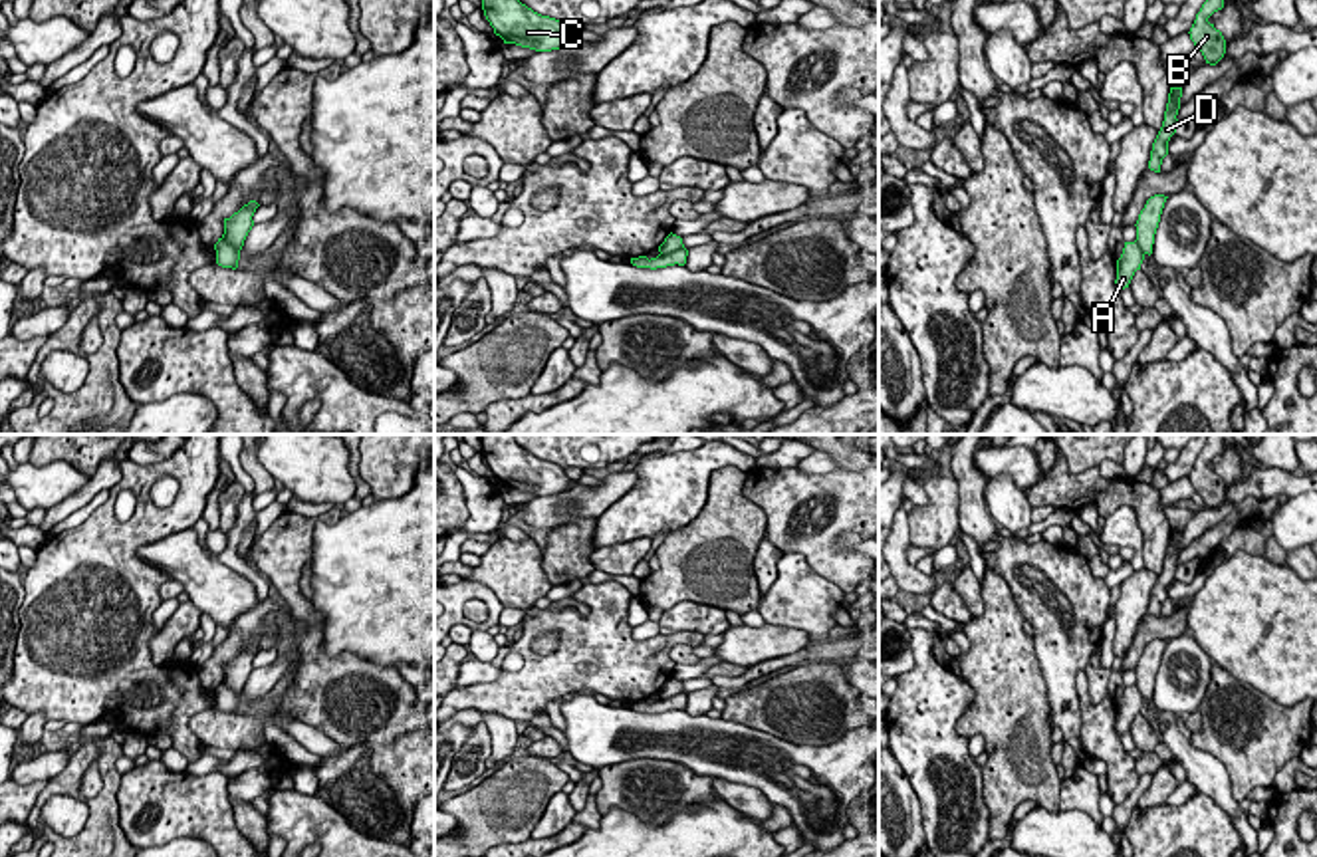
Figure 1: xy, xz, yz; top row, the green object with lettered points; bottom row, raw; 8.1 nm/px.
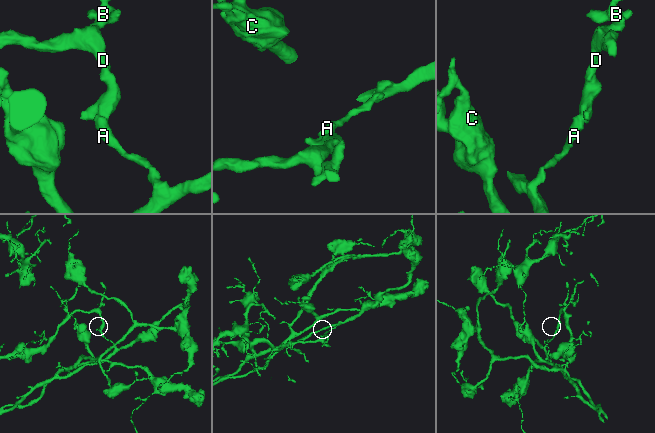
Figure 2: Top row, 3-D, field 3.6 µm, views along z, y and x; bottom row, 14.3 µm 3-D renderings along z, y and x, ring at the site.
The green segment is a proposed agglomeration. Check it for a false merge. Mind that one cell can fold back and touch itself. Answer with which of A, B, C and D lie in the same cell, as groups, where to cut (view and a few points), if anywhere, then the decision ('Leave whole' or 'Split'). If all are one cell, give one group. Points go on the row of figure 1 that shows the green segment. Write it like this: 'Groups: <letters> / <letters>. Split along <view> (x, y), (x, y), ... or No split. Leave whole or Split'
Groups: A C / B D. Split along xz (683, 246), (661, 254). Split

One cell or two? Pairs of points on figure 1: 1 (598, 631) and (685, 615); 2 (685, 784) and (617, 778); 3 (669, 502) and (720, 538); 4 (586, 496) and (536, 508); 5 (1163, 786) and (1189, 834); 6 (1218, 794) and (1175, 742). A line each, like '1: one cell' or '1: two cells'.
1: two cells
2: one cell
3: two cells
4: one cell
5: two cells
6: one cell

